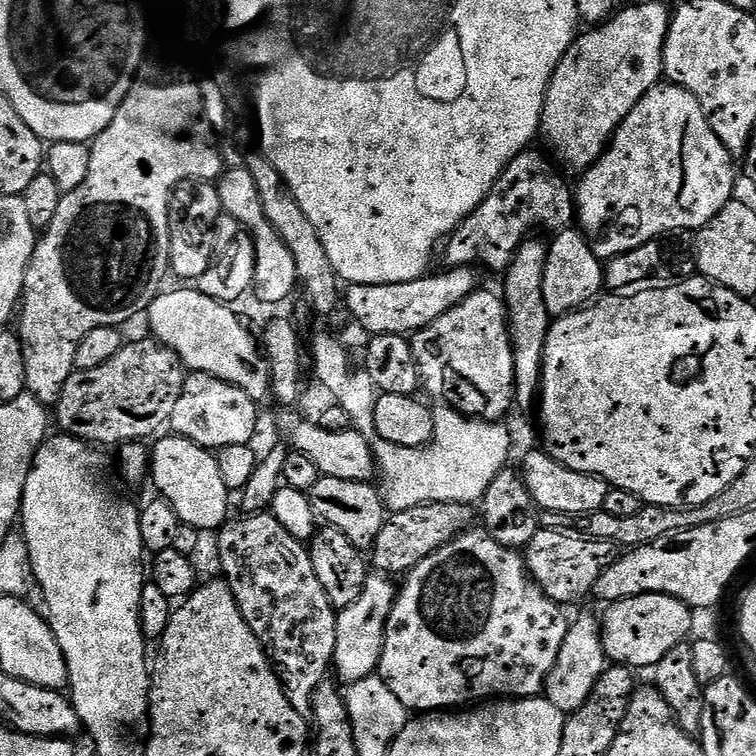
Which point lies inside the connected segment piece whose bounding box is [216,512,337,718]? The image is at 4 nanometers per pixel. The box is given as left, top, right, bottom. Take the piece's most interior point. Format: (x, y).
(271, 574)

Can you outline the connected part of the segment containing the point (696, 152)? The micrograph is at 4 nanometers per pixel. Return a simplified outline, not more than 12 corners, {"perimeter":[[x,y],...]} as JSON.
{"perimeter":[[655,84],[574,188],[601,261],[705,228],[736,168]]}

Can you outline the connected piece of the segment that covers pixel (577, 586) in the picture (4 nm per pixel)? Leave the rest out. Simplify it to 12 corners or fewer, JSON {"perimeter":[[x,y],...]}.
{"perimeter":[[541,526],[522,549],[555,604],[593,595],[617,545]]}

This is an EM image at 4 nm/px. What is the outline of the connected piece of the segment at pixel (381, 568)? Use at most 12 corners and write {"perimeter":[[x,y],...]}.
{"perimeter":[[434,502],[393,512],[371,567],[407,574],[477,523],[477,509]]}

